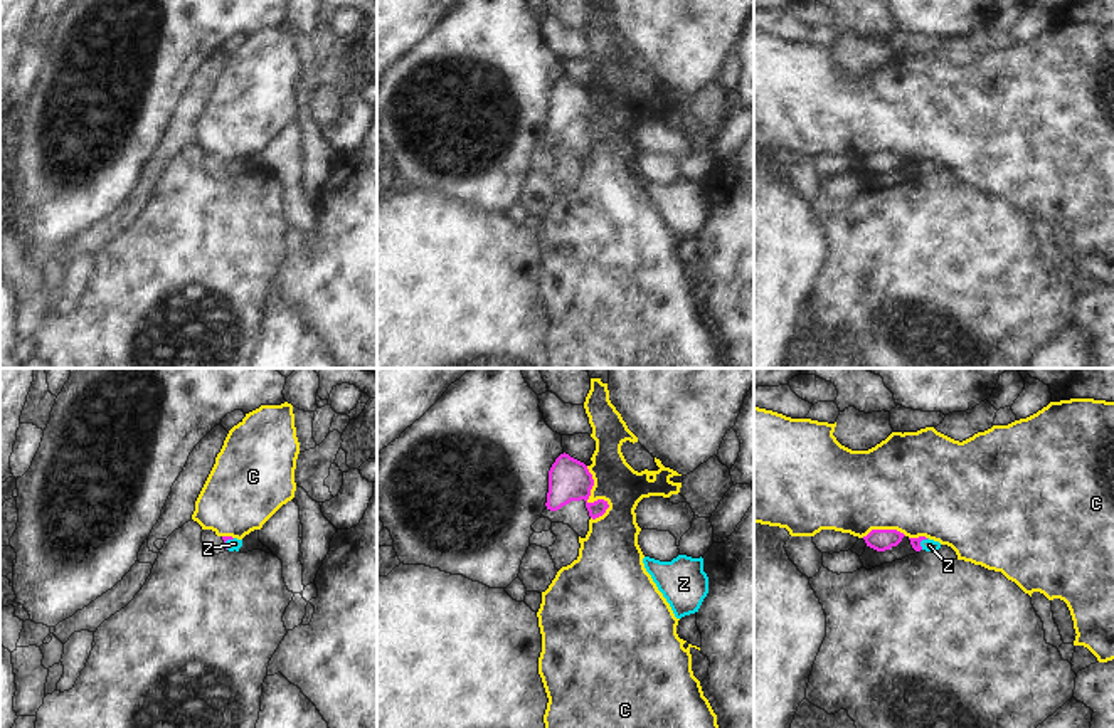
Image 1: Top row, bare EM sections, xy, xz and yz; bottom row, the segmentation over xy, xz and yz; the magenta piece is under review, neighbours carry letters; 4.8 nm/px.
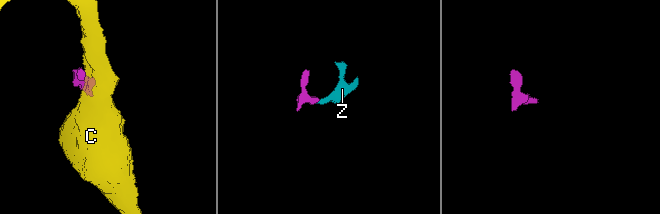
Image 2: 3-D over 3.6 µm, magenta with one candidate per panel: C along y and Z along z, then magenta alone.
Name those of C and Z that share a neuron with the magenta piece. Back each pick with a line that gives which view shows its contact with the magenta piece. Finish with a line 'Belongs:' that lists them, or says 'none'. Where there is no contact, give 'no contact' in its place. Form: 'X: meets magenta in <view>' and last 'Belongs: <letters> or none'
Z: meets magenta in xy
Belongs: Z

